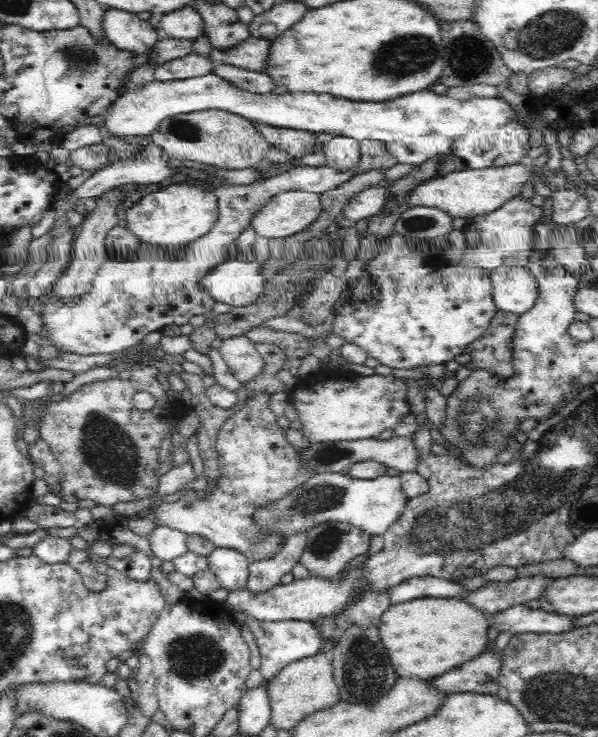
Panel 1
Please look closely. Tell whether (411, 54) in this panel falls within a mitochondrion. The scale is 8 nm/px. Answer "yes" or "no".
yes

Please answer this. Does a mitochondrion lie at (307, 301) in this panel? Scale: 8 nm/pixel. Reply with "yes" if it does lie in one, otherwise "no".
yes

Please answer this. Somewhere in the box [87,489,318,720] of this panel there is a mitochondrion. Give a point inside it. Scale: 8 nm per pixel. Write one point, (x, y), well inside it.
(191, 657)

